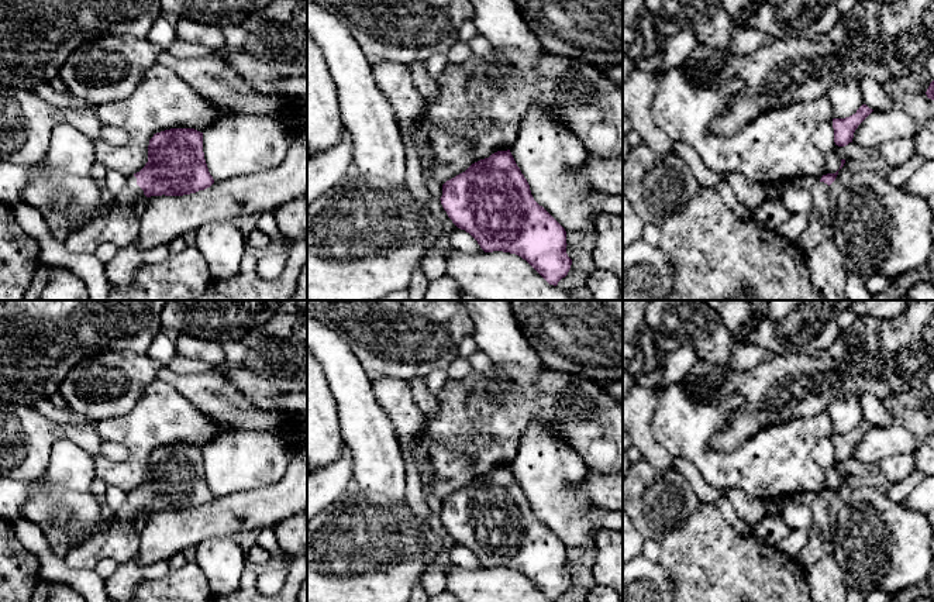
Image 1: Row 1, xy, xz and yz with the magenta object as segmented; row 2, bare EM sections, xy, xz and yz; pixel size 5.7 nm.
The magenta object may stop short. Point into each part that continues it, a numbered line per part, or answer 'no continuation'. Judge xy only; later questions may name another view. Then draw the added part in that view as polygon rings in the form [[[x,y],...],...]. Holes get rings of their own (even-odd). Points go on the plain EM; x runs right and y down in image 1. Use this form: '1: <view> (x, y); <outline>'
1: xy (121, 542); [[[134,491],[127,492],[125,503],[116,510],[114,524],[104,533],[70,548],[65,564],[73,570],[94,570],[97,563],[106,557],[118,564],[132,561],[139,548],[139,533],[135,530],[134,513],[144,510]]]

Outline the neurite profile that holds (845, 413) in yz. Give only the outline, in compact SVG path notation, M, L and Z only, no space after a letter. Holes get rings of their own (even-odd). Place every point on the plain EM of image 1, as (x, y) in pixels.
M835 396L828 403L827 410L833 422L833 434L849 433L864 420L859 400L855 396Z

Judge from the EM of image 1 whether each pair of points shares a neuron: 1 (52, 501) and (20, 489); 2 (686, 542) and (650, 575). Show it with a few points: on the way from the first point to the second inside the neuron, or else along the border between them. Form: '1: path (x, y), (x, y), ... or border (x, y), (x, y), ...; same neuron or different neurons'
1: border (28, 484), (28, 501), (23, 516); different neurons
2: border (658, 561), (674, 578), (674, 587); different neurons

